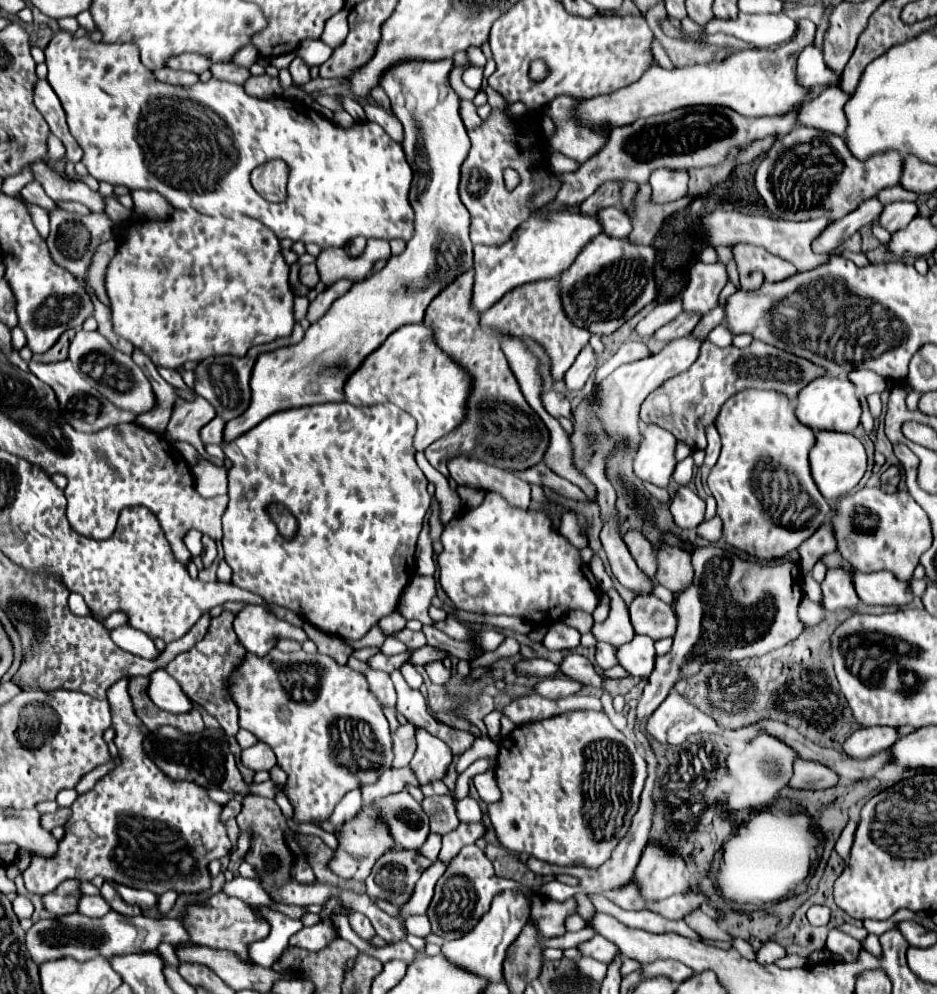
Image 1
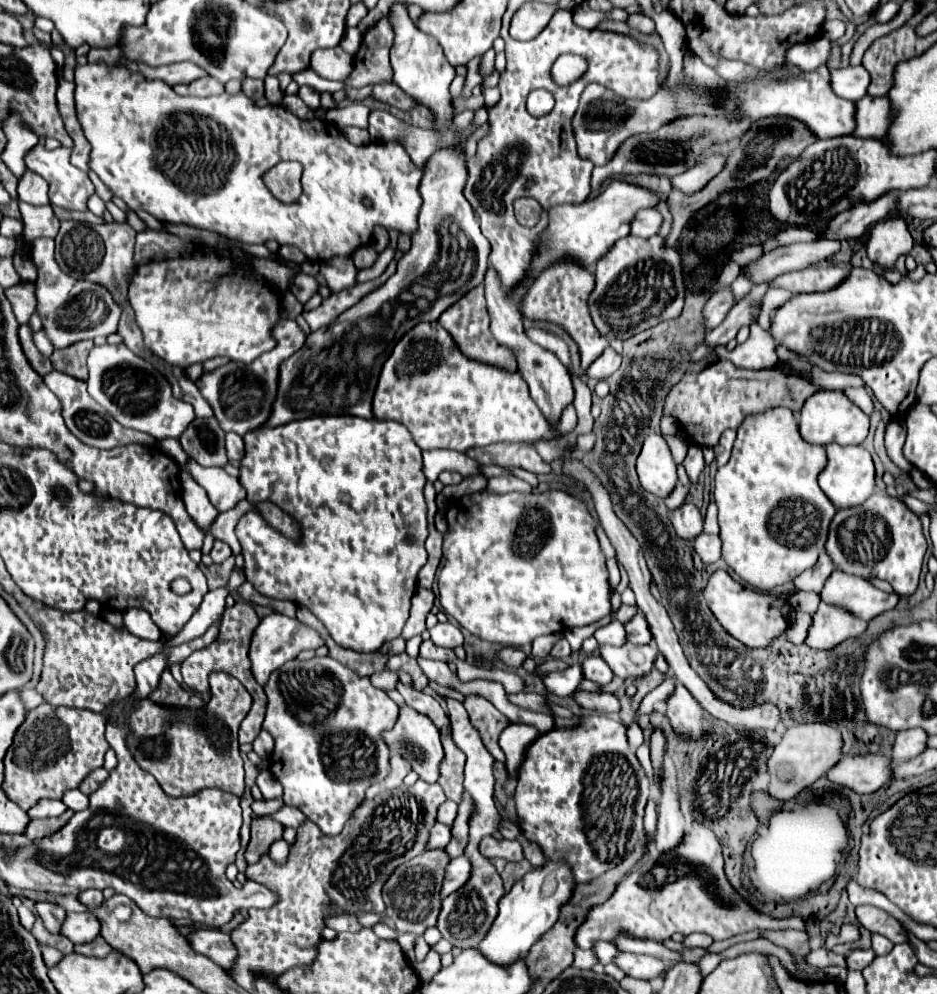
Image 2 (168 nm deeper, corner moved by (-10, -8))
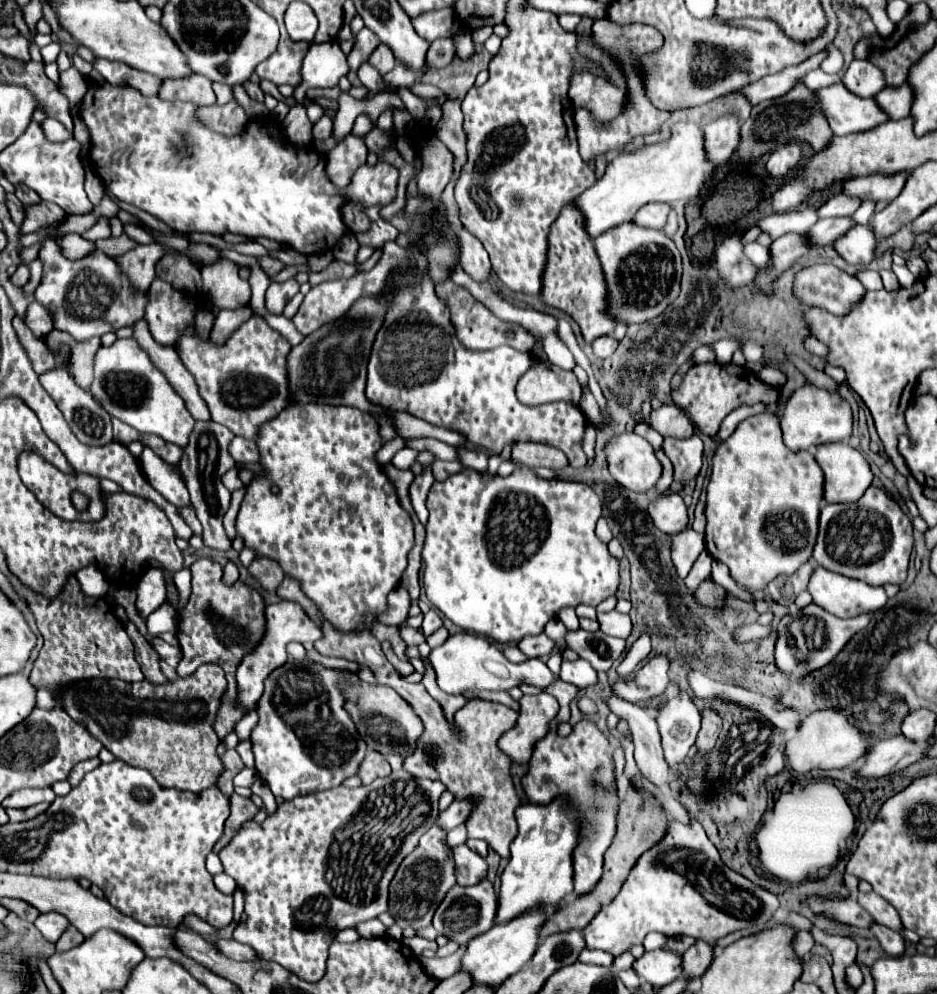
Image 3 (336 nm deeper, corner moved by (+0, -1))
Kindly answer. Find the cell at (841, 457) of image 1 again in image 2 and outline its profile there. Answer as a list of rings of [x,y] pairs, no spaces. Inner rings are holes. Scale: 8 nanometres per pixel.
[[[830,443],[826,447],[826,453],[828,453],[828,465],[826,465],[826,471],[822,471],[822,477],[818,479],[826,497],[832,501],[832,505],[836,509],[862,505],[874,493],[876,473],[874,473],[874,463],[872,463],[870,453],[866,449],[862,449],[860,445],[842,447],[838,443]]]

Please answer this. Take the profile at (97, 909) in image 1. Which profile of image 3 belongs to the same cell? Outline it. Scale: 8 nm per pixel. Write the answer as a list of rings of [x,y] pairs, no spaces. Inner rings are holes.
[[[46,912],[46,914],[40,914],[38,920],[34,922],[34,926],[42,932],[42,936],[50,942],[56,942],[64,928],[68,928],[68,920],[64,920],[64,916],[60,916],[60,912]]]

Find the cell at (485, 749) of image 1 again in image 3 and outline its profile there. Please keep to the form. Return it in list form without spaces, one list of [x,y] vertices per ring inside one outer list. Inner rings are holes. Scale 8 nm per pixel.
[[[456,826],[454,830],[448,832],[448,846],[454,848],[458,844],[464,844],[466,842],[466,828],[464,826]]]

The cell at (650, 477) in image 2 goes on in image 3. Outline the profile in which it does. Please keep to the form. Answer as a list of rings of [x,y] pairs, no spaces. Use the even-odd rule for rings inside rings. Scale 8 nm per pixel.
[[[634,432],[614,436],[606,446],[606,456],[614,480],[628,490],[650,492],[662,476],[654,448]]]

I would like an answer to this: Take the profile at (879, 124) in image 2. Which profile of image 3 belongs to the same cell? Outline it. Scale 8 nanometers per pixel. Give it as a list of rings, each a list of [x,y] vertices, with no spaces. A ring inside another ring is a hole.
[[[902,84],[898,88],[884,88],[880,94],[874,96],[874,100],[876,104],[880,104],[882,112],[886,112],[890,120],[902,120],[910,114],[912,90],[908,84]]]

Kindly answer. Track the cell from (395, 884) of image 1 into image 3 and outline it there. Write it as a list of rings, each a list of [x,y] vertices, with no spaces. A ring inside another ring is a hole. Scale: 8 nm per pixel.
[[[432,826],[422,838],[420,844],[406,856],[396,870],[396,876],[390,884],[390,898],[388,898],[388,912],[396,920],[400,928],[424,928],[432,924],[432,916],[446,896],[446,892],[456,884],[454,878],[454,858],[452,850],[446,844],[446,832],[438,826]]]

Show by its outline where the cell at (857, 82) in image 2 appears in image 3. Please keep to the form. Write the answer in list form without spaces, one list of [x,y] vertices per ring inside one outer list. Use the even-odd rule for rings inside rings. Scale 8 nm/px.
[[[852,60],[842,74],[842,84],[860,98],[872,98],[886,88],[882,72],[868,60]]]

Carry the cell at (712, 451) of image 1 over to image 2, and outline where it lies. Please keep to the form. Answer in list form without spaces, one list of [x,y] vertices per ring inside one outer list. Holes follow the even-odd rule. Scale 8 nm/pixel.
[[[728,429],[722,433],[722,439],[720,443],[714,447],[714,453],[716,453],[716,461],[718,465],[722,467],[728,459],[730,459],[730,453],[732,453],[732,445],[734,445],[734,439],[736,439],[736,431]]]

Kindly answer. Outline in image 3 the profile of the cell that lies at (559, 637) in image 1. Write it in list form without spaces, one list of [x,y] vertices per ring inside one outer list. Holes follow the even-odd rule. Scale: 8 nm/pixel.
[[[540,634],[540,636],[526,636],[518,648],[530,656],[530,658],[540,658],[540,656],[550,656],[552,650],[554,650],[554,642],[546,636],[546,634]]]

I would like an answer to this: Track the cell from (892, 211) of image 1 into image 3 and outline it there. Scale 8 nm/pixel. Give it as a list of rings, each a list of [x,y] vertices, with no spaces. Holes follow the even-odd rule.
[[[856,224],[842,238],[834,242],[838,254],[852,264],[870,264],[876,258],[878,236],[872,232],[872,226]]]

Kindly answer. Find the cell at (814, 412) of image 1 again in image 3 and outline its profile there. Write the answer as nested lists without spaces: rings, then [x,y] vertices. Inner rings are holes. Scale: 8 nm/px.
[[[804,384],[802,388],[794,390],[780,418],[784,444],[790,450],[806,450],[810,446],[828,444],[828,442],[846,442],[852,434],[852,422],[854,420],[850,404],[838,392],[828,392],[814,384]]]

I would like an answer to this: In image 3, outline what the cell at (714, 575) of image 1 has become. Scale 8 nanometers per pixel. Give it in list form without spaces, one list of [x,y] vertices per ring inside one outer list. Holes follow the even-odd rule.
[[[643,634],[627,650],[624,660],[617,667],[617,672],[621,677],[628,677],[636,664],[645,659],[651,652],[651,638]]]

